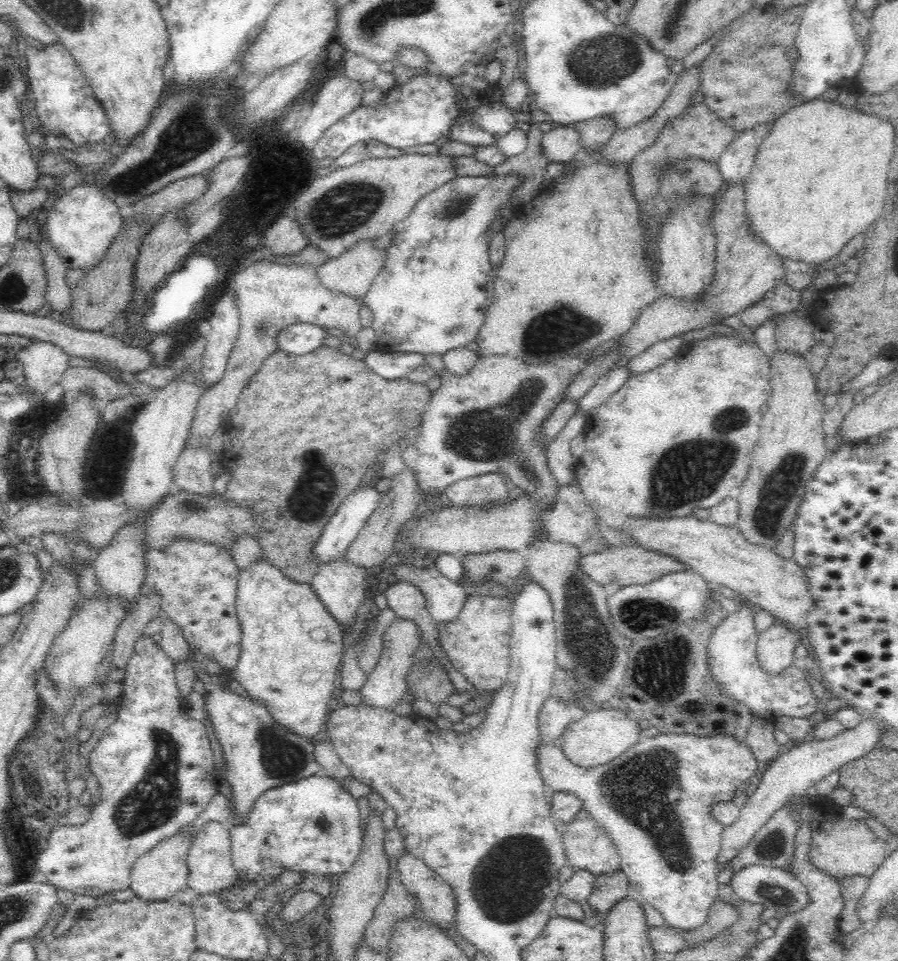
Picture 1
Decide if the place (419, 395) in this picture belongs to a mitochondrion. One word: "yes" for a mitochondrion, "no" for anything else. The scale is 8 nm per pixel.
no

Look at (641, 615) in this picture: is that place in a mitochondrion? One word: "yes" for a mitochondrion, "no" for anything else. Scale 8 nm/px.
yes

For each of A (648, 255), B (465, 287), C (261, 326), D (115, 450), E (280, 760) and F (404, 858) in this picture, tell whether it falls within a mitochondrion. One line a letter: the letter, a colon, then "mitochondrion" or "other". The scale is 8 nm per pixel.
A: other
B: other
C: mitochondrion
D: other
E: mitochondrion
F: other

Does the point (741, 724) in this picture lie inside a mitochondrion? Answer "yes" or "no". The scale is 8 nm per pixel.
no

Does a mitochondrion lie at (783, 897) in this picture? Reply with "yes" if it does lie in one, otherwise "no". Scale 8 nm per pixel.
yes

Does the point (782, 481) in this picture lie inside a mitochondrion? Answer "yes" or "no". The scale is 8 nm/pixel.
yes

